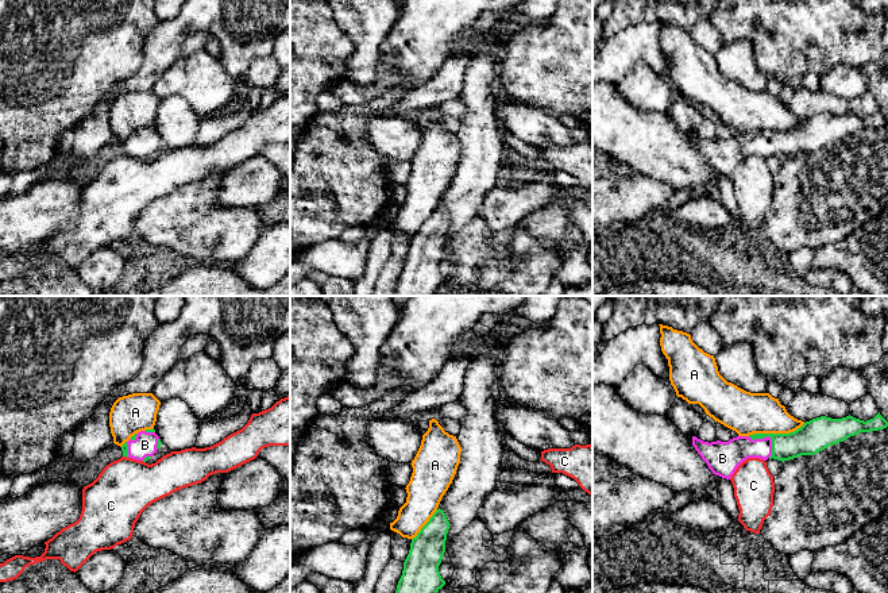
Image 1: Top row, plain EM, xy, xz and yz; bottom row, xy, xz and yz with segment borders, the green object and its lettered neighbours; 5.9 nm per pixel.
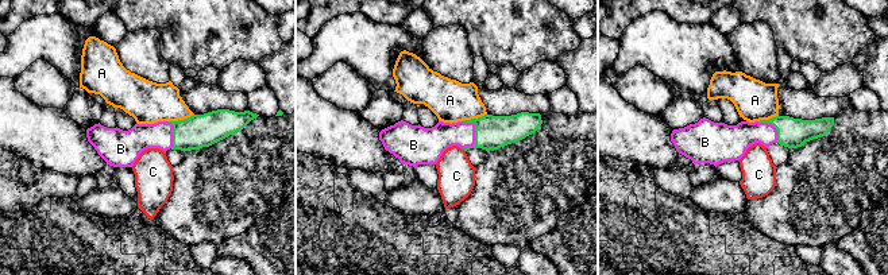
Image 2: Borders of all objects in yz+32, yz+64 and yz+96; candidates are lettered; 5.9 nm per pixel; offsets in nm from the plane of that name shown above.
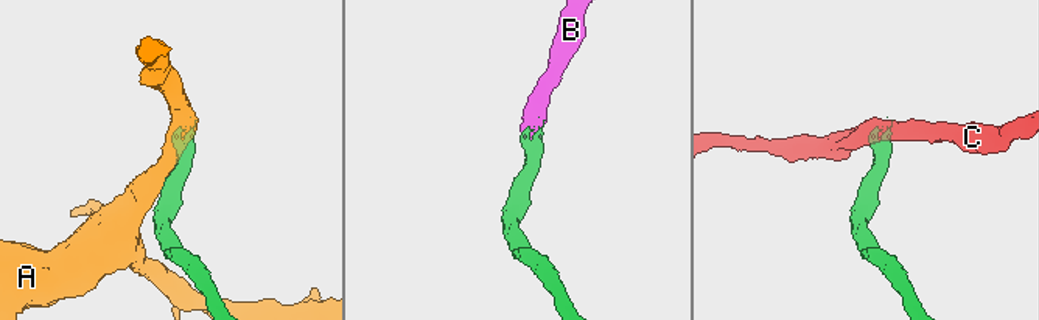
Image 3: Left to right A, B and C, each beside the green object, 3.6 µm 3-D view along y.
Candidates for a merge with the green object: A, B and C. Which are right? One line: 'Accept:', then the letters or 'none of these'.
Accept: B

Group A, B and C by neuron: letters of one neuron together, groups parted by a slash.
A / B / C

